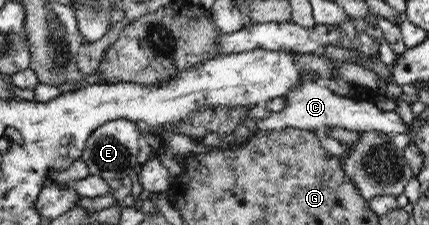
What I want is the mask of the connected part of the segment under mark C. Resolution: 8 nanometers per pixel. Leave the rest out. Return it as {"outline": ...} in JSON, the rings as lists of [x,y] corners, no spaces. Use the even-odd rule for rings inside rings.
{"outline":[[[303,82],[285,99],[288,100],[288,104],[283,111],[270,115],[265,120],[256,122],[256,129],[252,133],[253,136],[261,135],[261,137],[267,137],[274,131],[279,131],[287,127],[299,128],[303,131],[311,132],[317,132],[329,127],[340,127],[358,133],[377,130],[390,137],[398,134],[406,135],[410,131],[410,126],[403,122],[397,112],[383,112],[378,110],[372,102],[367,102],[366,100],[356,101],[350,97],[338,96],[323,84]]]}

